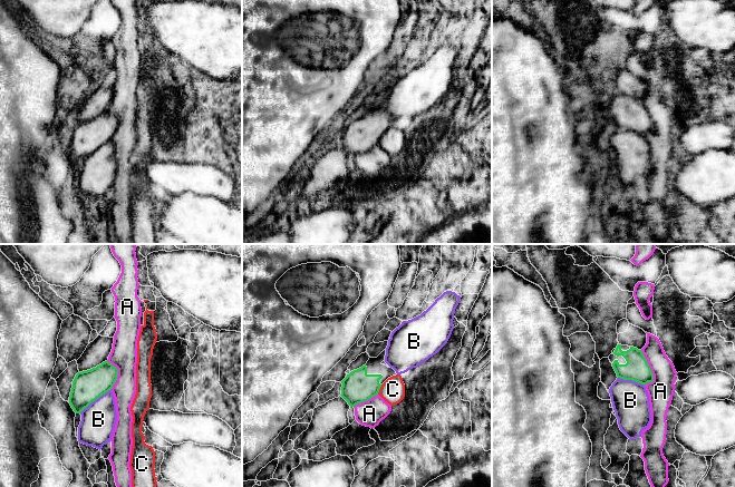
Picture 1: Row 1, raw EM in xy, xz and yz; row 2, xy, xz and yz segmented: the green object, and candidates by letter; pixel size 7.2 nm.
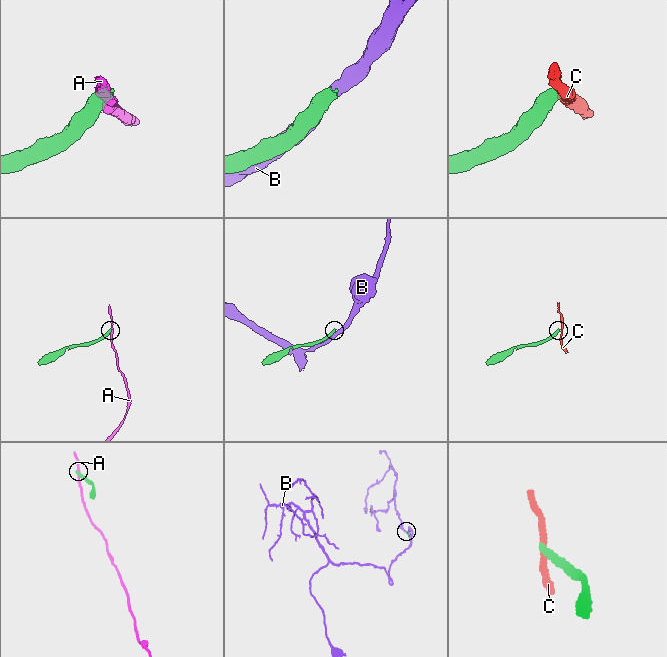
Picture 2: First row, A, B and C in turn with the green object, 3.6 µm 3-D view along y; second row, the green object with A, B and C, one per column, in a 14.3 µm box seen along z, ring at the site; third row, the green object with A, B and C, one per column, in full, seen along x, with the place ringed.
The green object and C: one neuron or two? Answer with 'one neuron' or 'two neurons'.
two neurons

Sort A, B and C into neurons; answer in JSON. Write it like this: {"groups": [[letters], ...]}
{"groups": [["A", "C"], ["B"]]}

